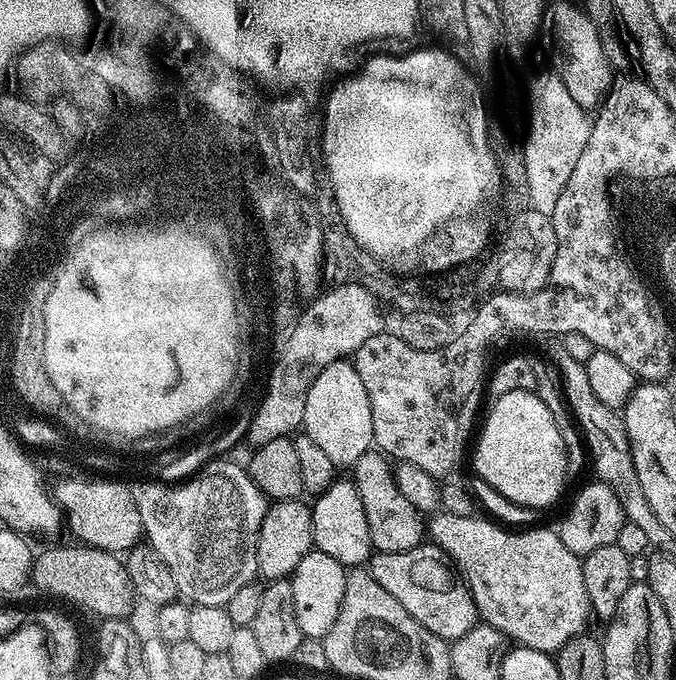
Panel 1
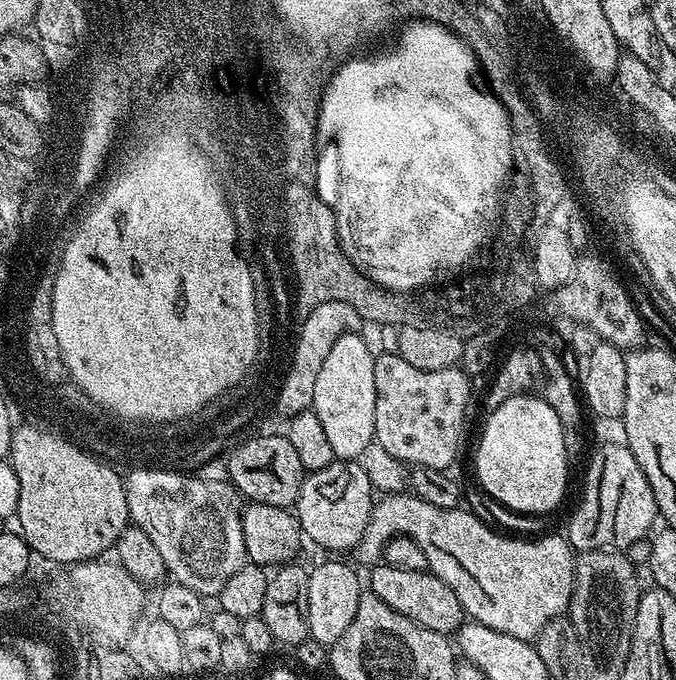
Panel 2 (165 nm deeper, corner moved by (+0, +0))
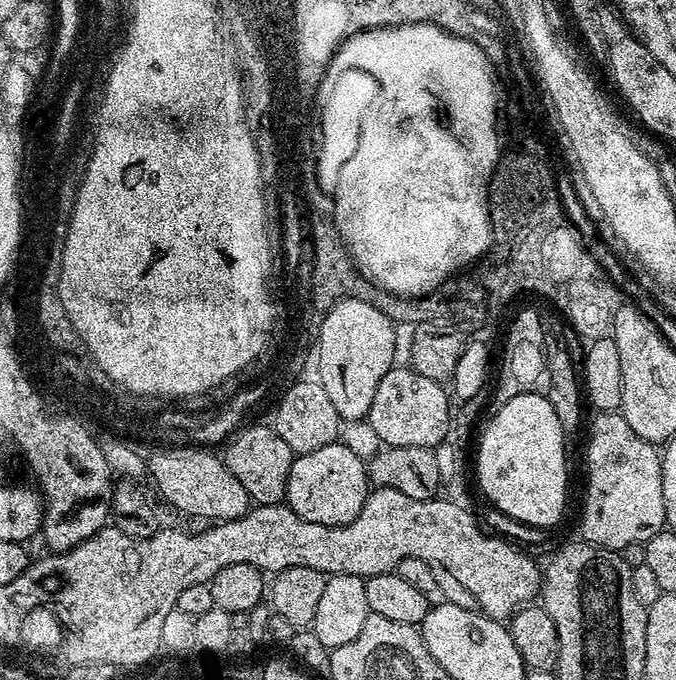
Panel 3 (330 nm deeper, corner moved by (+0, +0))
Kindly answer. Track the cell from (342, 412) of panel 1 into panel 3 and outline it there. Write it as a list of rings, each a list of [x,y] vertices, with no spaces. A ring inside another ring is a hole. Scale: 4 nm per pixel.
[[[345,298],[340,300],[326,314],[322,322],[320,334],[321,374],[320,384],[330,394],[330,402],[334,402],[334,410],[338,410],[341,421],[365,419],[370,410],[370,402],[374,402],[374,390],[378,390],[378,382],[394,366],[394,334],[396,325],[382,310],[370,306],[370,302],[362,302]]]

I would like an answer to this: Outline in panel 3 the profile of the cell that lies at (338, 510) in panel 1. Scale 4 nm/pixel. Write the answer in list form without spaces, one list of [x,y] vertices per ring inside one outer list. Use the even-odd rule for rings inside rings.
[[[337,442],[330,446],[322,446],[322,450],[314,450],[310,454],[302,454],[293,459],[288,475],[286,503],[294,510],[294,514],[306,518],[306,522],[318,522],[322,526],[342,526],[358,518],[369,491],[370,481],[365,461],[360,460],[358,454],[346,450],[344,444]]]

